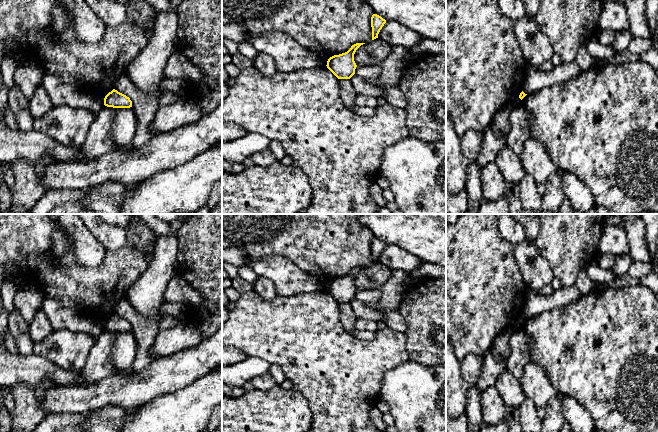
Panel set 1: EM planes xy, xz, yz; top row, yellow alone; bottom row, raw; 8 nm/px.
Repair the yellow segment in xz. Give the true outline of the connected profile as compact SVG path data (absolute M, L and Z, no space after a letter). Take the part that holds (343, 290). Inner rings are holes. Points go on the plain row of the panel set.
M356 267L347 276L330 281L327 285L327 292L338 303L350 303L355 298L357 291L354 285L354 278L363 268L365 267Z

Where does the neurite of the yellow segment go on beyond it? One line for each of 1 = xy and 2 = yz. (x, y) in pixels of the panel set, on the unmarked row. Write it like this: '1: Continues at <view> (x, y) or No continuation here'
1: No continuation here
2: No continuation here

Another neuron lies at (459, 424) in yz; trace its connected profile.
M446 413L446 432L467 432L467 414L463 413L457 418L451 418Z

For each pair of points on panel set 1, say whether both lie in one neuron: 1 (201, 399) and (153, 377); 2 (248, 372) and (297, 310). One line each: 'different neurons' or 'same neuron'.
1: different neurons
2: different neurons

